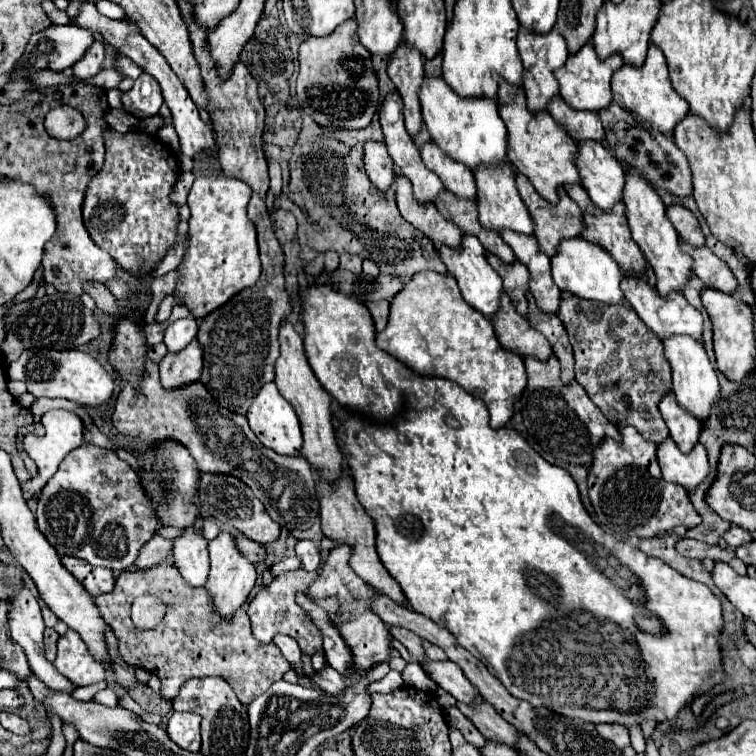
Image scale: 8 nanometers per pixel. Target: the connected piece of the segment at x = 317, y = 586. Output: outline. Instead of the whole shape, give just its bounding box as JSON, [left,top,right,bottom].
[309,546,391,672]

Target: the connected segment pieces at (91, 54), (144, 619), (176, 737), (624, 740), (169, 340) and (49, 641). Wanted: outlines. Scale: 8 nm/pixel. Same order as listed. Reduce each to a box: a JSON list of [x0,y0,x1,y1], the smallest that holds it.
[[71,42,105,78],[131,596,165,628],[167,712,201,752],[597,724,631,748],[165,318,197,352],[45,628,59,662]]

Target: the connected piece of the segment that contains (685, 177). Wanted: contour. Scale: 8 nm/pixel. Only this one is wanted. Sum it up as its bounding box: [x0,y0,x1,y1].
[599,102,691,196]

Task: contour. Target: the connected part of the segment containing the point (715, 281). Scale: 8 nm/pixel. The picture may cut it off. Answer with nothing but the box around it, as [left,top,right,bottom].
[679,240,737,294]

